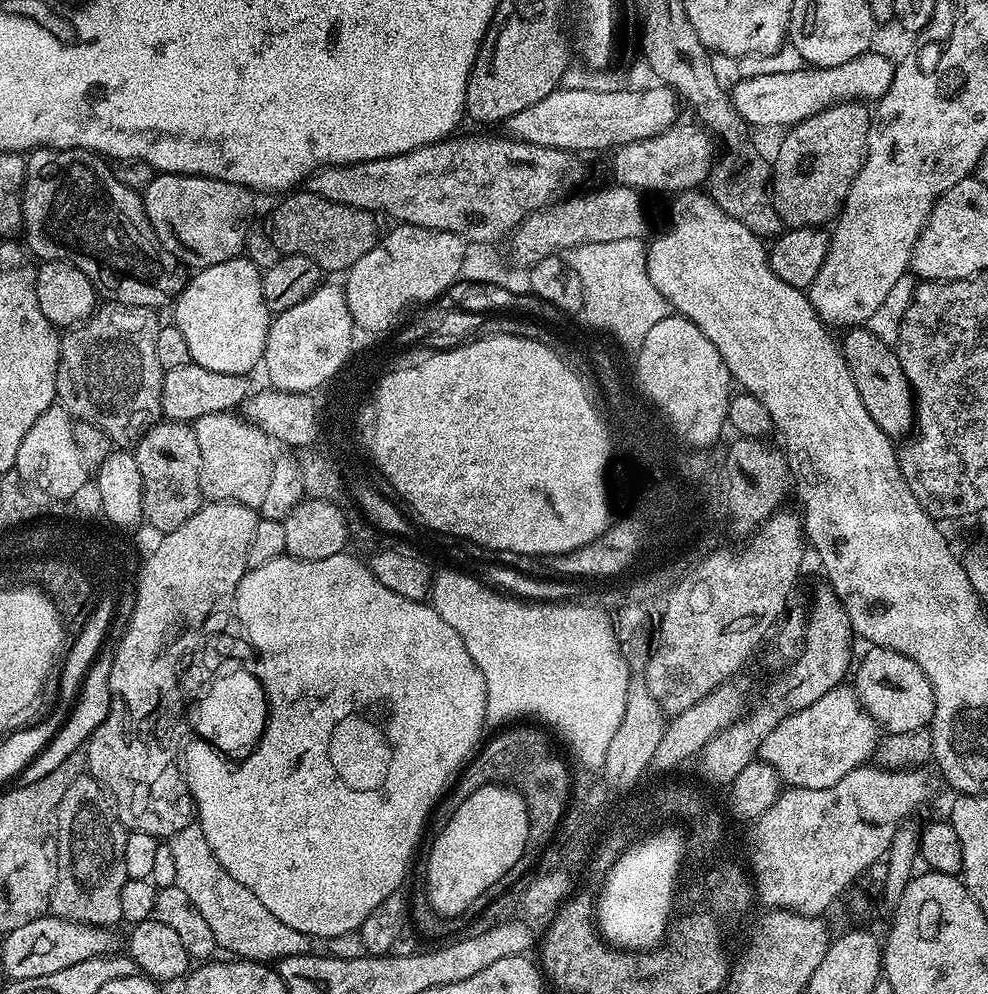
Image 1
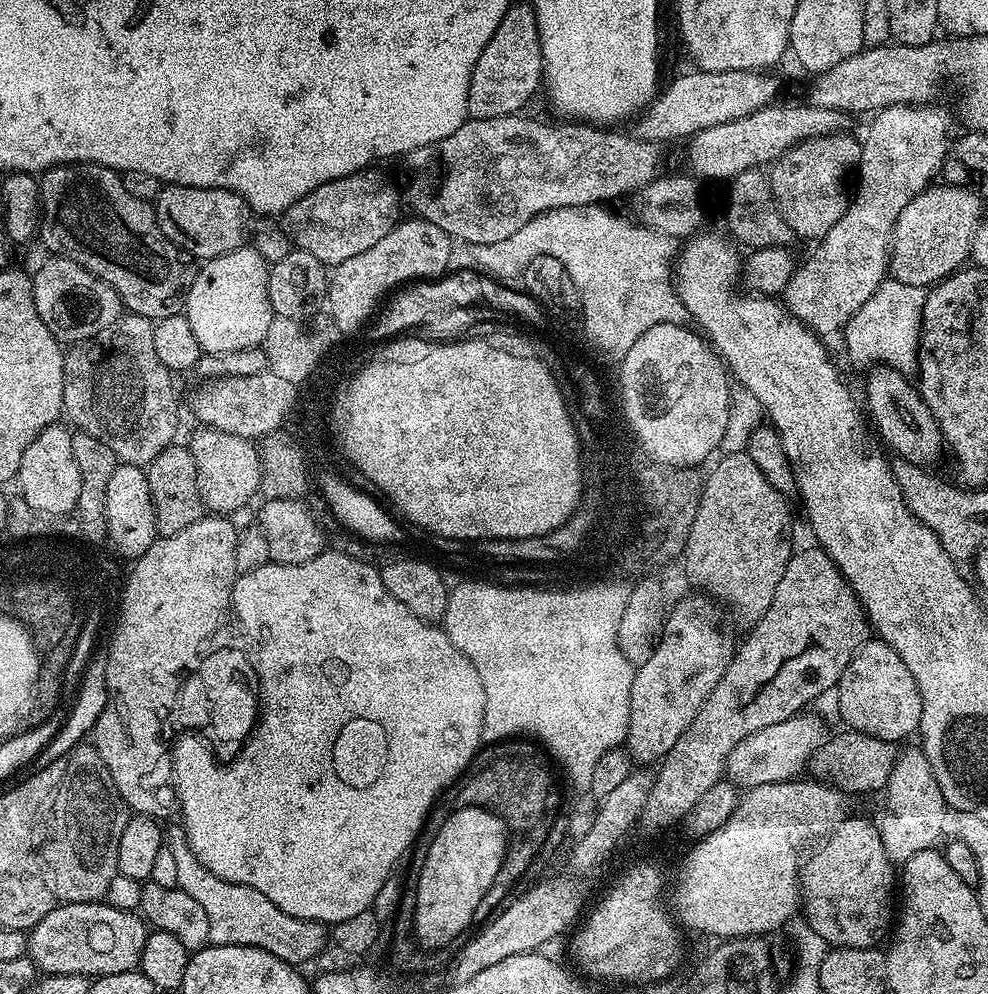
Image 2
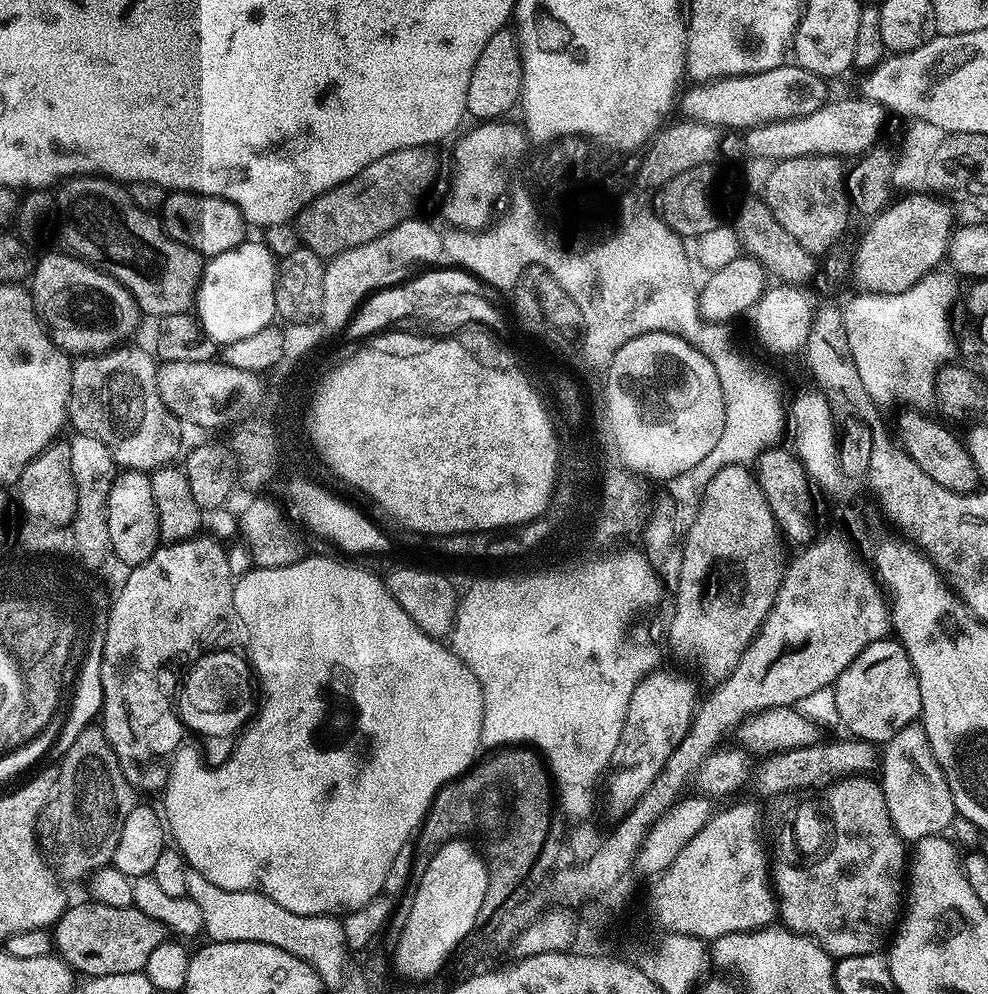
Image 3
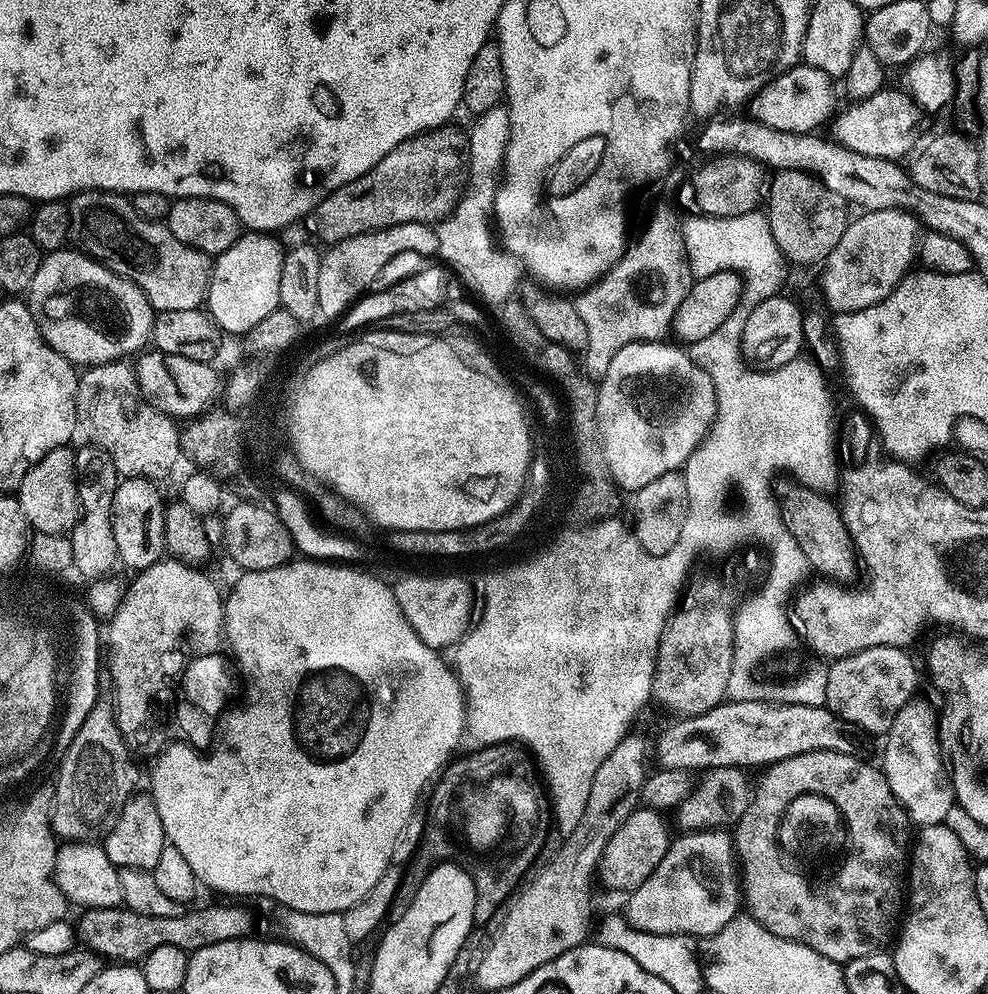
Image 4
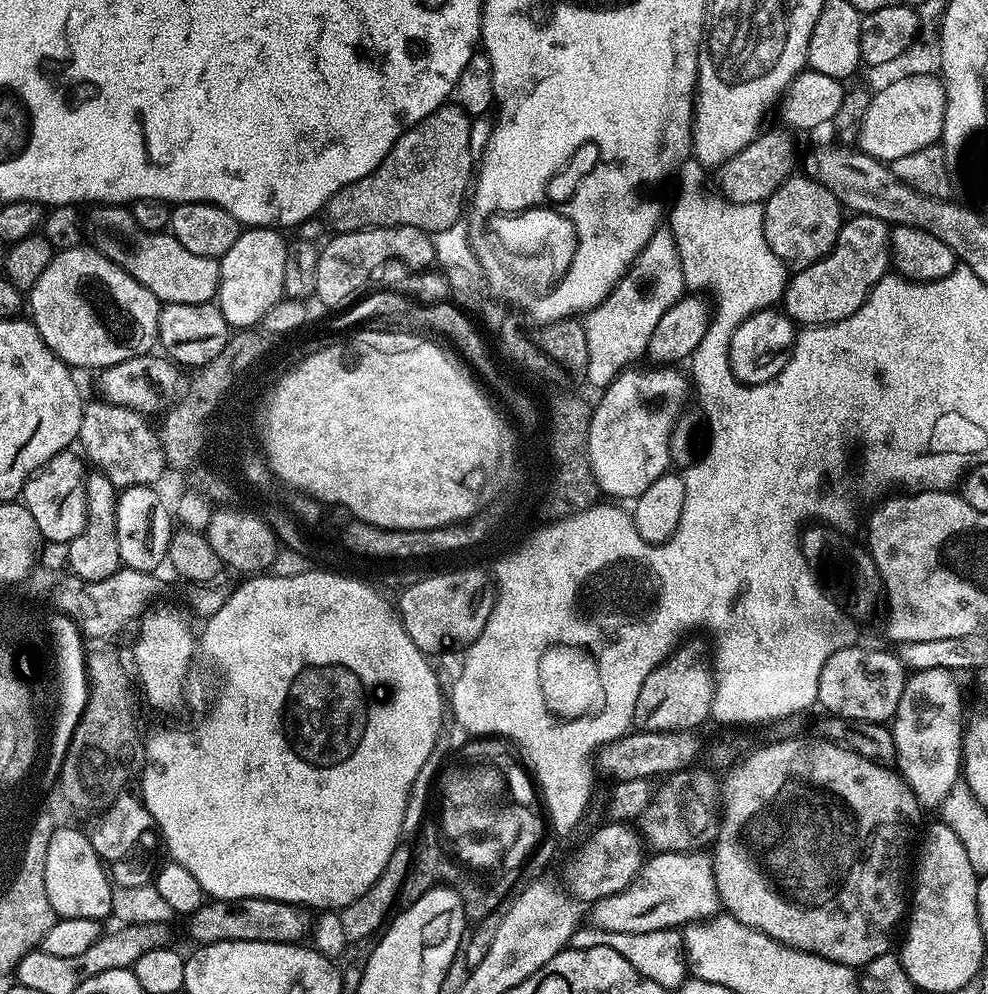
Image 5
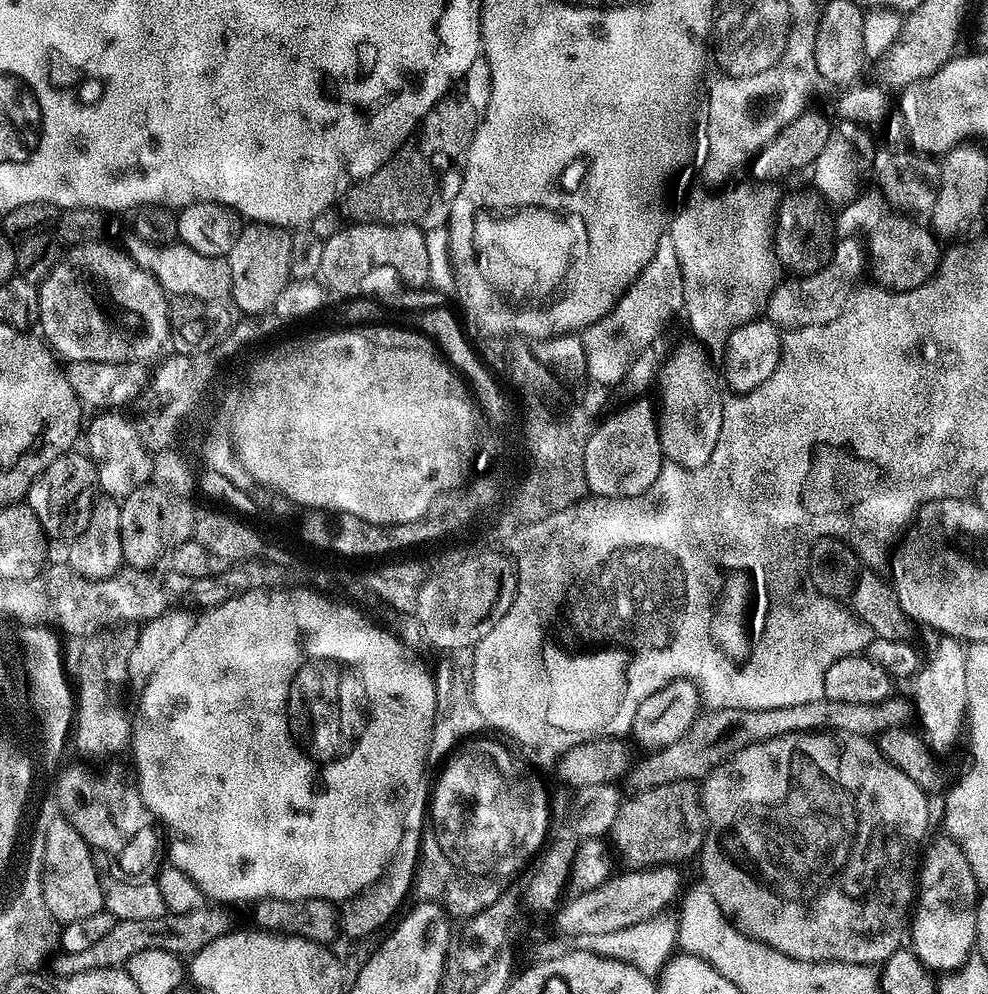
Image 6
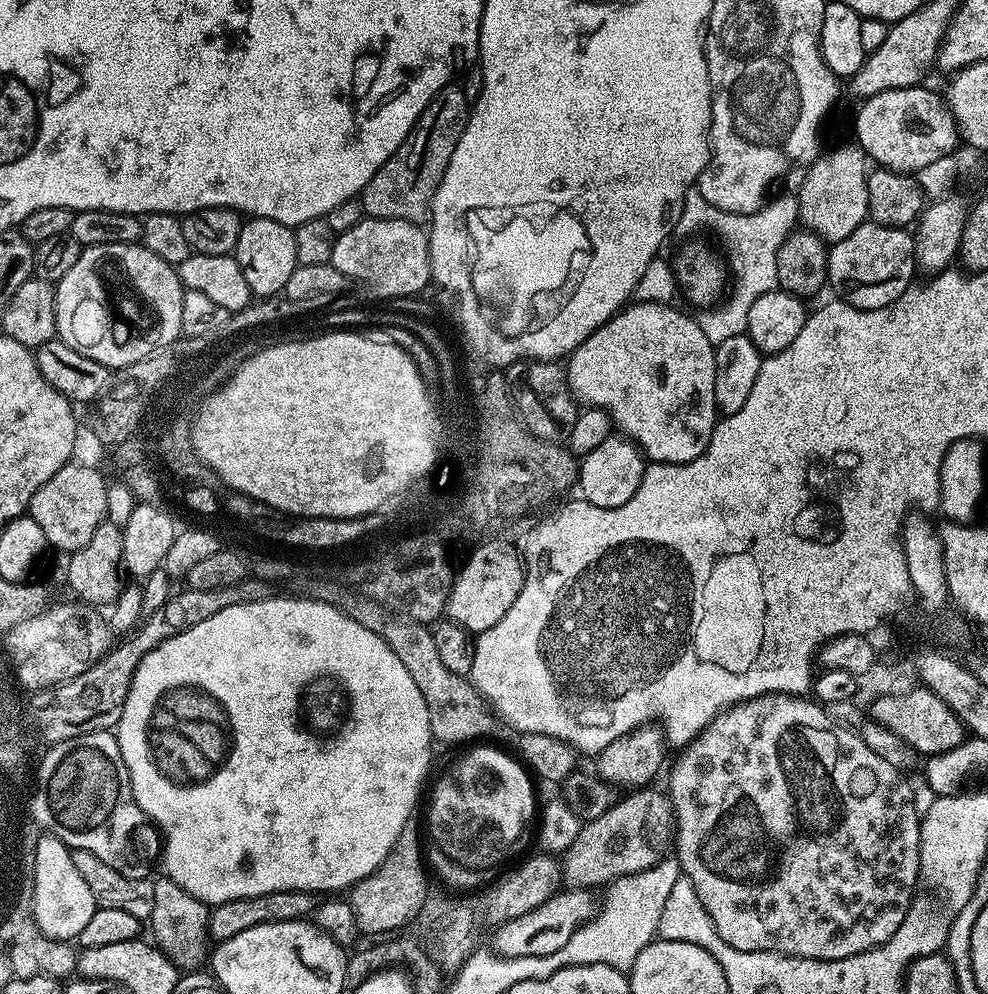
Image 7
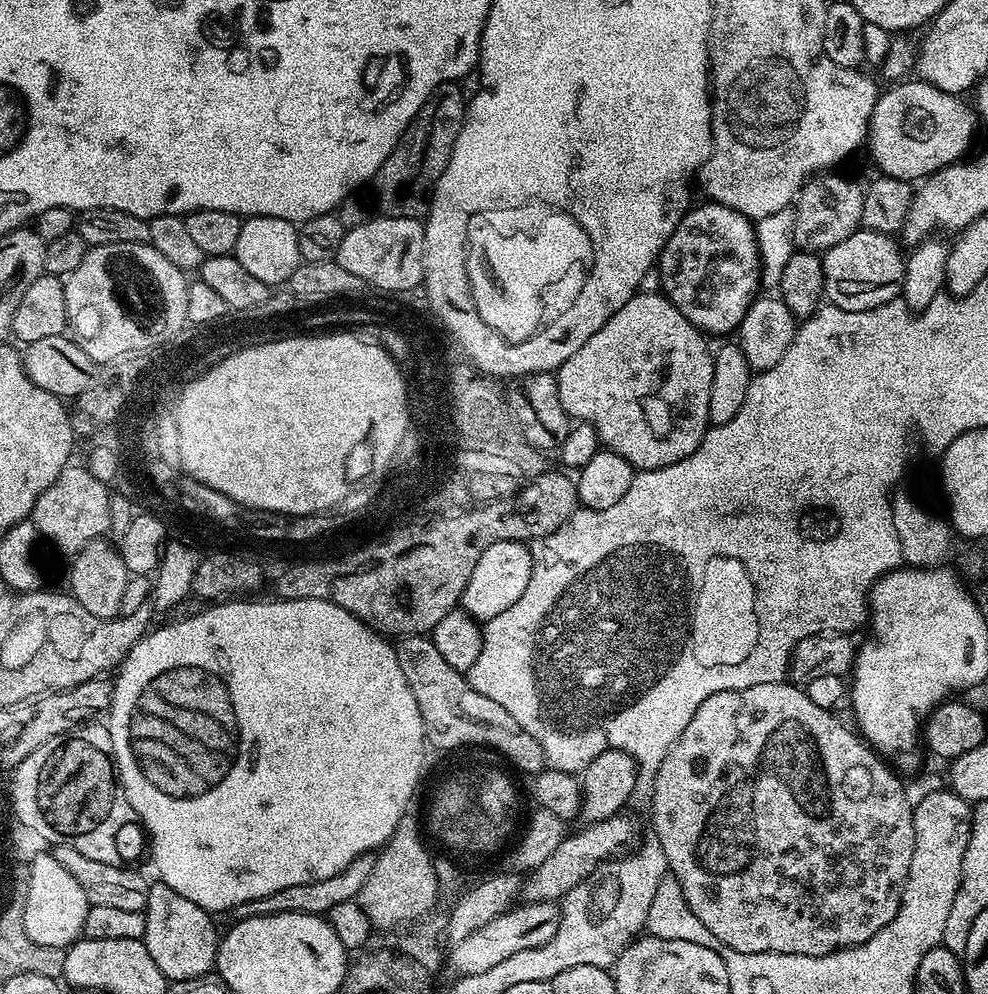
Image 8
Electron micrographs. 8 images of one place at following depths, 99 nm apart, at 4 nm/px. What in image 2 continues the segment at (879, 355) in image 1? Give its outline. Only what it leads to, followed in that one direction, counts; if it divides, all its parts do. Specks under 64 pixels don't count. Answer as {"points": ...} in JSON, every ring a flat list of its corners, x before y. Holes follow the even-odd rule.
{"points":[[876,366,869,372,872,373,869,374,868,381,864,384,864,400,868,403,868,412,872,415,872,420,876,423,881,438,897,452,895,455,899,459,908,460,912,464,921,466,932,466,940,455,945,455,946,448,942,443,938,422,934,418,934,414,930,414,930,406,926,406,926,402,920,397,919,387,913,381,911,384,908,381,911,379,907,375,887,366]]}

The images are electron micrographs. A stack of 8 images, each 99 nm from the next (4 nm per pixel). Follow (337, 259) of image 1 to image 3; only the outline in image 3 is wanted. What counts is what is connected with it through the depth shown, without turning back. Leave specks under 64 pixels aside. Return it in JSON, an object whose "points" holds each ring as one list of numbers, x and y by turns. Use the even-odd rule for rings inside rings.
{"points":[[432,146,394,150,378,158,378,162,370,162,354,178,314,198,294,221,301,245,314,250,321,258,331,258,354,246,362,246,362,242,374,242,386,230,394,230,402,221,413,219,420,199,431,190,440,172,436,151]]}

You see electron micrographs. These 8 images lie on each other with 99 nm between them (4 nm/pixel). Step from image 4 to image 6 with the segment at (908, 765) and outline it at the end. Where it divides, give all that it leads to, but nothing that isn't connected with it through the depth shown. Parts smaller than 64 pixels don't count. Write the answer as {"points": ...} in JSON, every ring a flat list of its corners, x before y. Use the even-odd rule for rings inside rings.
{"points":[[945,636,939,640,930,662,913,677,912,696,921,722,924,724,923,741,933,751,941,752,956,740,967,715,966,646,959,637]]}

